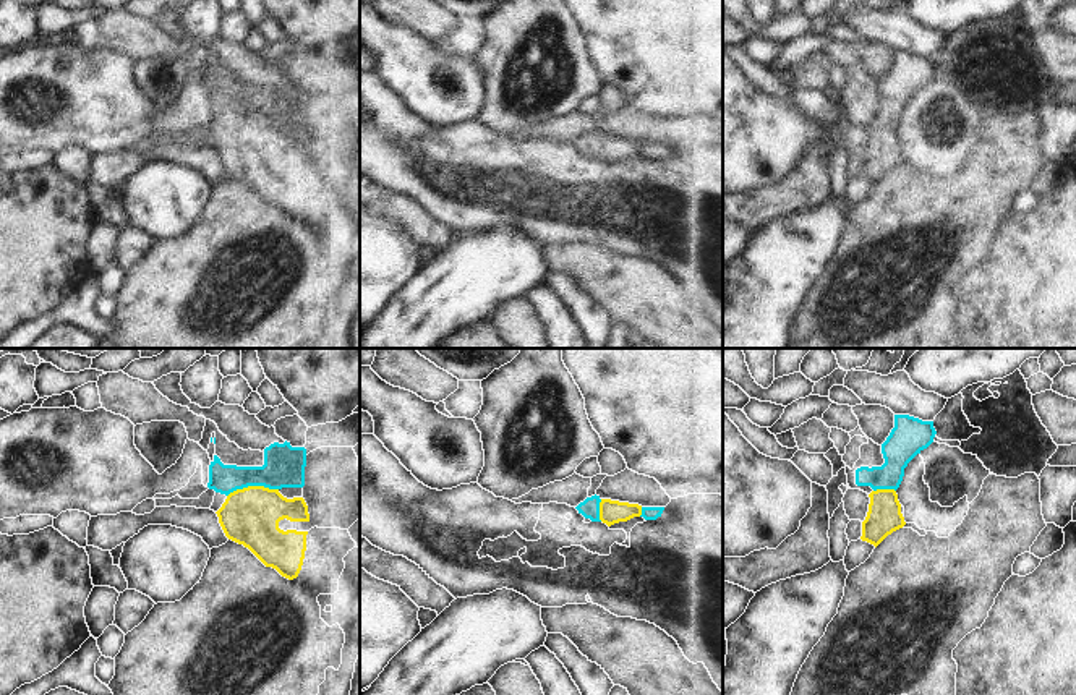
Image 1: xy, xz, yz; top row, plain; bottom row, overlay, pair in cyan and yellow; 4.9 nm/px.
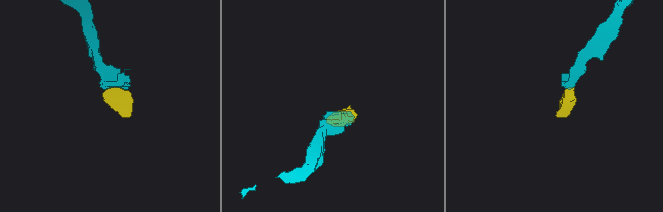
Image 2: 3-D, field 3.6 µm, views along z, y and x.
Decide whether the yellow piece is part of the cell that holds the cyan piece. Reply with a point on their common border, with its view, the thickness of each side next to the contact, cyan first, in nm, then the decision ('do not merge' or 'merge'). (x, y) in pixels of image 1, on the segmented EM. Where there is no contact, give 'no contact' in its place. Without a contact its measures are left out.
meets cyan in xy at (251, 485); 200 nm thick on the cyan side, 280 nm on the other; merge

